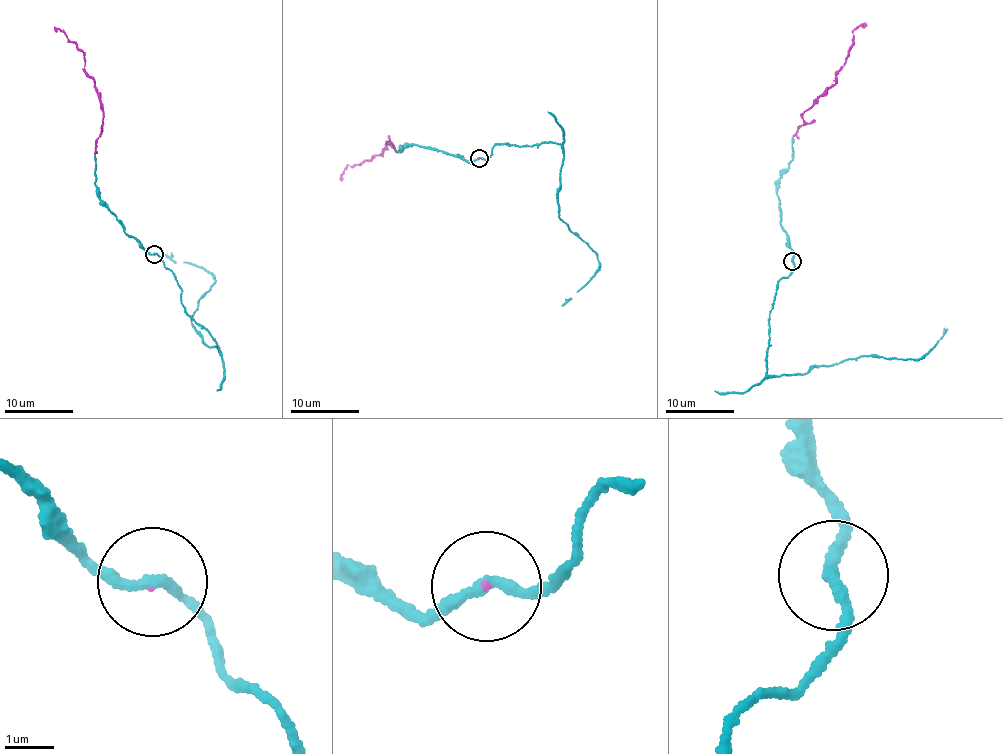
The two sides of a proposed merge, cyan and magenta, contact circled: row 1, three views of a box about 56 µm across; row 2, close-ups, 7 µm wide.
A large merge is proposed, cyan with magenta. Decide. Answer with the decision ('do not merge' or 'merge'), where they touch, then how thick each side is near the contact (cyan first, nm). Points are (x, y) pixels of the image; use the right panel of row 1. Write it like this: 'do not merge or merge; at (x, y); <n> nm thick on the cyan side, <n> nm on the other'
merge; at (792, 261); 200 nm thick on the cyan side, 60 nm on the other

